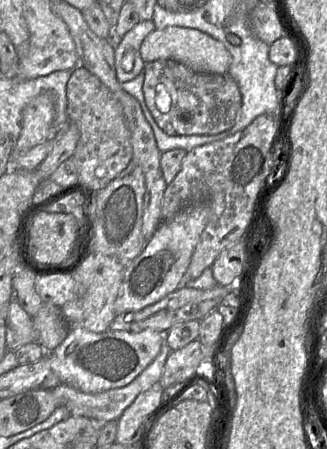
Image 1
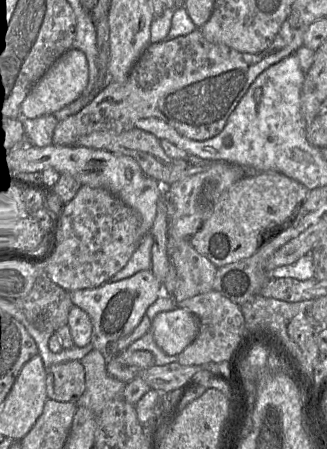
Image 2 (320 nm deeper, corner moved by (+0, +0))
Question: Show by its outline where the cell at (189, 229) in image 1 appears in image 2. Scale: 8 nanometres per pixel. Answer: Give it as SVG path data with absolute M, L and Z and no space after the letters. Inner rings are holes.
M143 270L117 282L74 291L70 293L70 298L73 305L85 311L91 320L91 344L93 348L100 351L108 359L116 356L109 353L109 345L130 334L139 325L148 307L162 293L163 285L156 279L152 271Z

